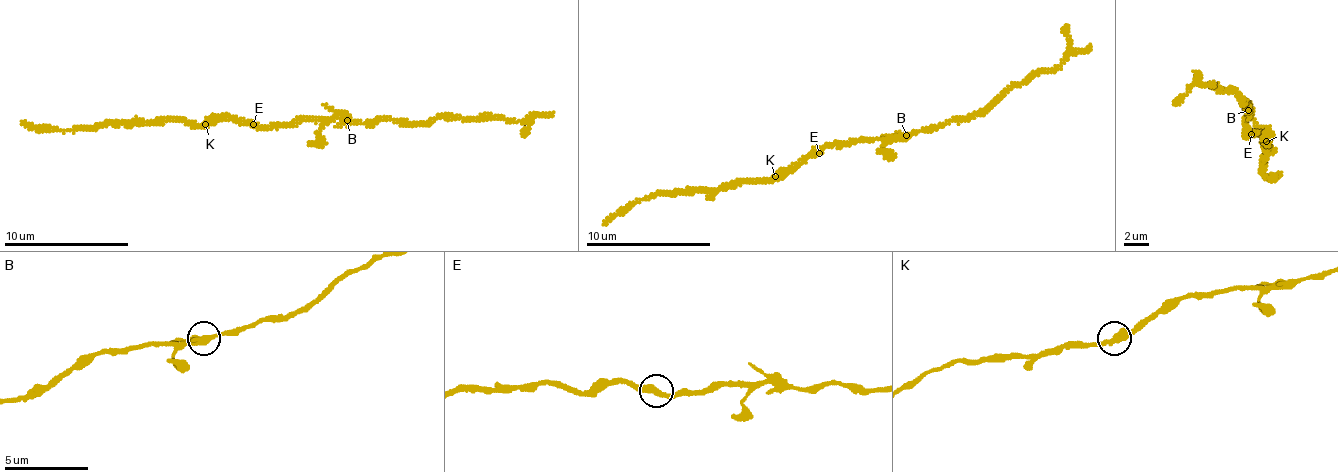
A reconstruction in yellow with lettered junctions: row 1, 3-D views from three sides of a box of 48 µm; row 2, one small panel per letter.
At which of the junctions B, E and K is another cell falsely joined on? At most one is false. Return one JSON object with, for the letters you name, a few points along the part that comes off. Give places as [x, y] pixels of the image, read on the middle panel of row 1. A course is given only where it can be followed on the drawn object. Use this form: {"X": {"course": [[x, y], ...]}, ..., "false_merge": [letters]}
{"false_merge": []}

